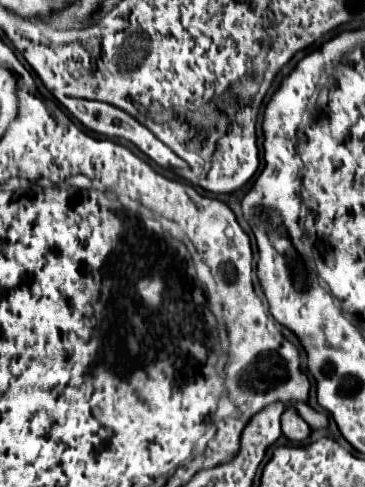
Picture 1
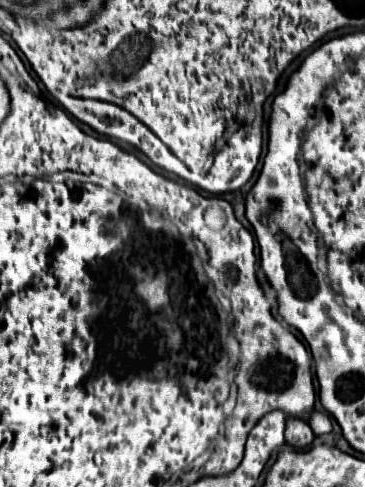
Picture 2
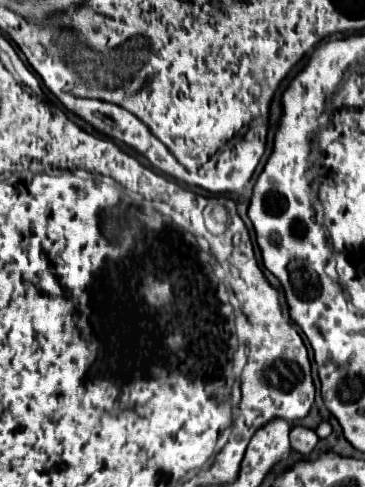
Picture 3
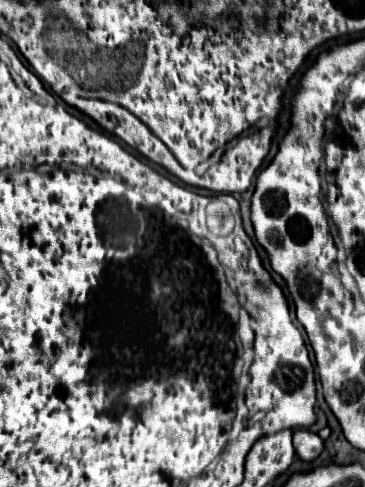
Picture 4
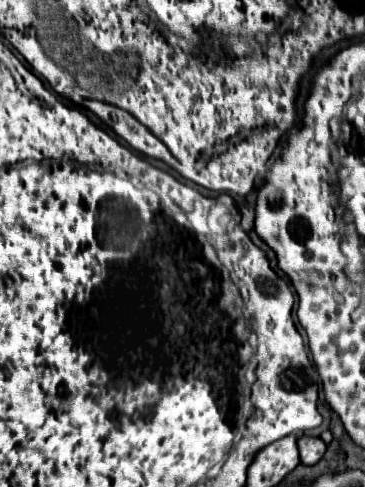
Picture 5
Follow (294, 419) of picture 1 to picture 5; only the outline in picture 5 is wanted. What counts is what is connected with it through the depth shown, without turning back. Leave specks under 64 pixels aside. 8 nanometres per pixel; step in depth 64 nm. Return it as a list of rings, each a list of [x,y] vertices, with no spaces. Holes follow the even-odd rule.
[[[300,436],[298,438],[298,452],[300,452],[302,464],[316,464],[324,456],[326,444],[314,436]]]

